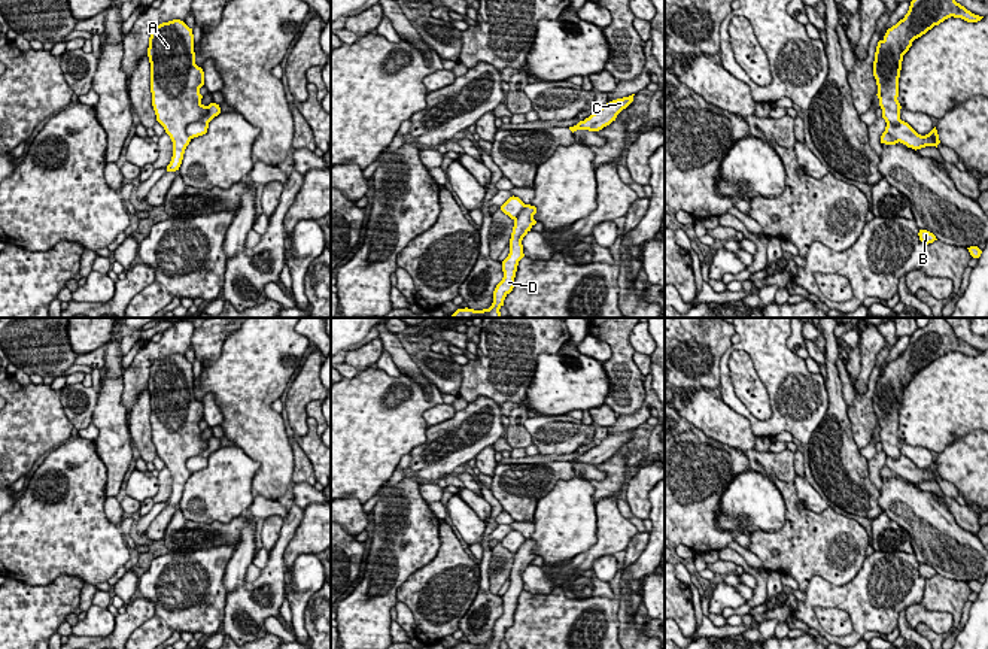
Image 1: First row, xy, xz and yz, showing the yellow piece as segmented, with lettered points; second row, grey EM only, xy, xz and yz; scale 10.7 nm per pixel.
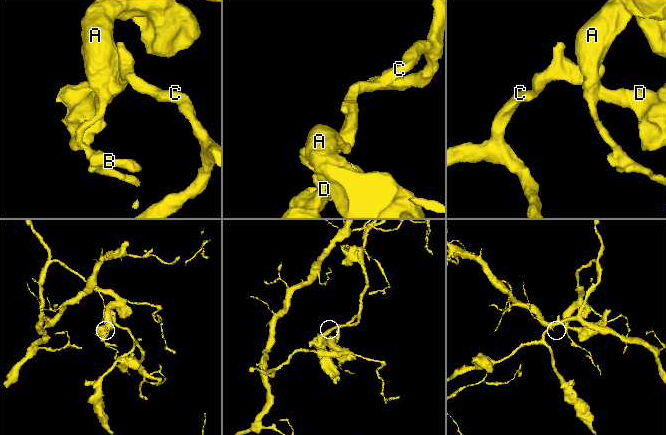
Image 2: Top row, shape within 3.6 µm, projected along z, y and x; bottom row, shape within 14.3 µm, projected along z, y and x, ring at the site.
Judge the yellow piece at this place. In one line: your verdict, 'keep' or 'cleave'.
cleave

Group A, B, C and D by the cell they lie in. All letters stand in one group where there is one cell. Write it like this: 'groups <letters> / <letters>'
groups A B / C D

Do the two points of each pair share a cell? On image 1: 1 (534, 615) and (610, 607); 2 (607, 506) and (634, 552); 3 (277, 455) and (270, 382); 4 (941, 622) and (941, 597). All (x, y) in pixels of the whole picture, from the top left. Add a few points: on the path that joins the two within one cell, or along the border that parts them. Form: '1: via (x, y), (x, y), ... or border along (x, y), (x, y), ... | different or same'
1: via (553, 615), (575, 615), (590, 604) | same
2: border along (638, 533), (625, 549) | different
3: via (266, 437), (266, 400) | same
4: border along (918, 603), (947, 610), (950, 631) | different

